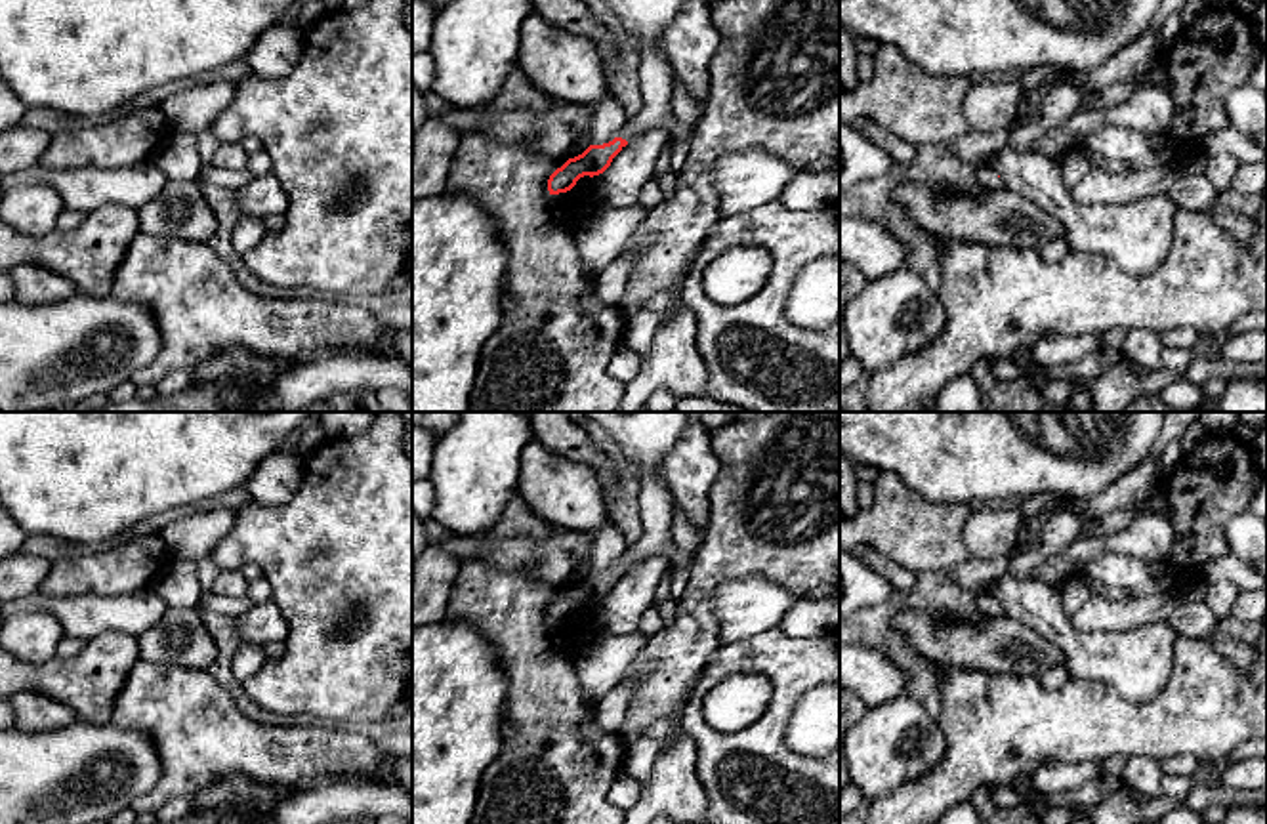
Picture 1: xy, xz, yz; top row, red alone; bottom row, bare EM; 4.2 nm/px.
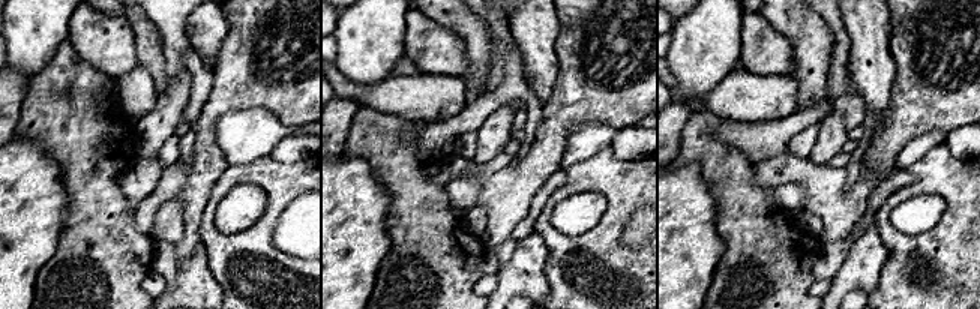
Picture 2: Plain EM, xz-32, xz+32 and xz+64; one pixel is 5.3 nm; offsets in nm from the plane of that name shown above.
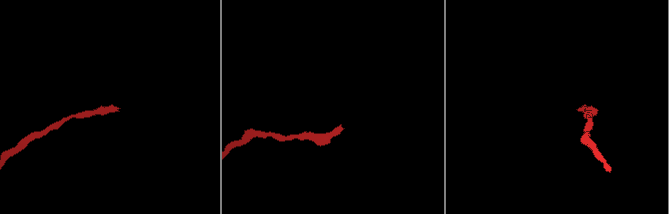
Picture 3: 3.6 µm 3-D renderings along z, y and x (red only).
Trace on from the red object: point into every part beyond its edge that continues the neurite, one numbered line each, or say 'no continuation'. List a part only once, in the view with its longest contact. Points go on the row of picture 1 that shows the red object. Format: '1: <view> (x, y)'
1: xz (645, 20)

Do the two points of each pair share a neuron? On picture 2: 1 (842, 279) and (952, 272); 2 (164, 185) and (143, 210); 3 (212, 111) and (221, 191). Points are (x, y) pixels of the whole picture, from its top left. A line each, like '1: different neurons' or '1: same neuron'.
1: different neurons
2: same neuron
3: different neurons

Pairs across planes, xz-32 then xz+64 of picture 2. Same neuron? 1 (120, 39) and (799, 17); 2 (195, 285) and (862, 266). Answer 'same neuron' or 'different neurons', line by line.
1: different neurons
2: same neuron

